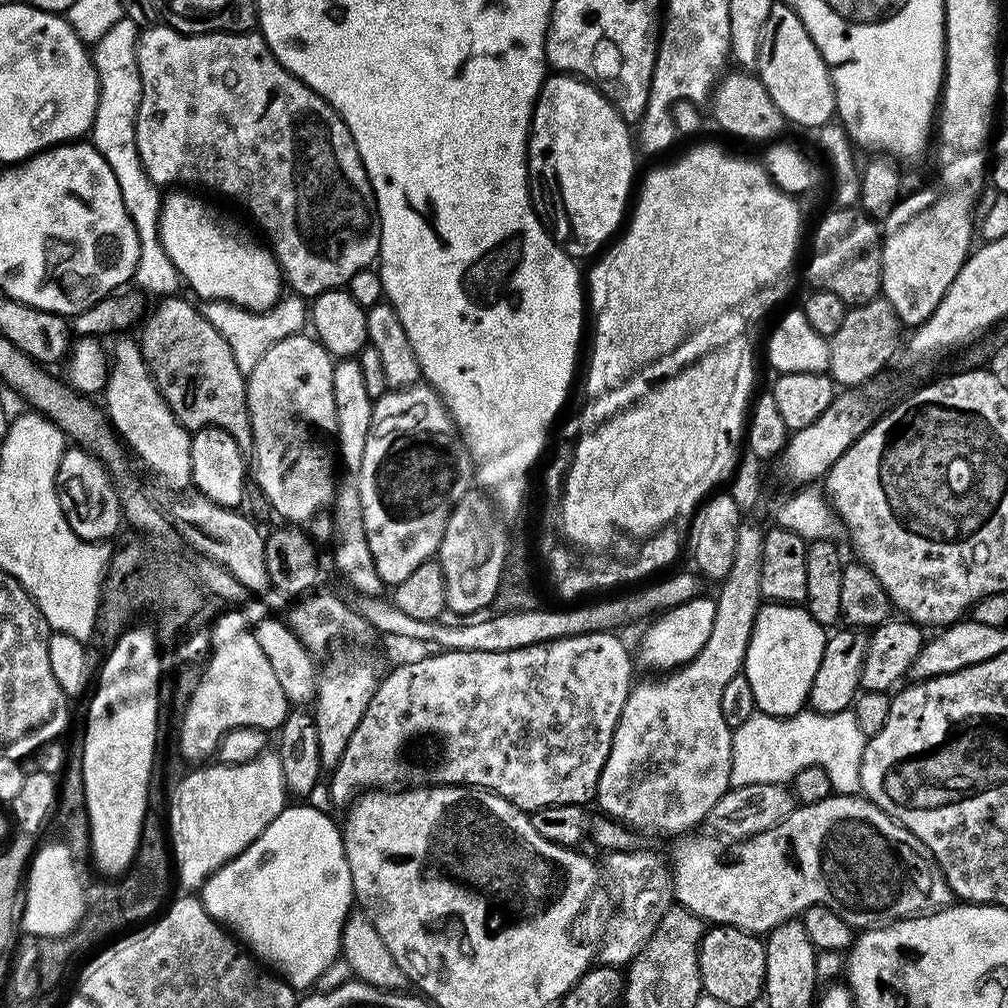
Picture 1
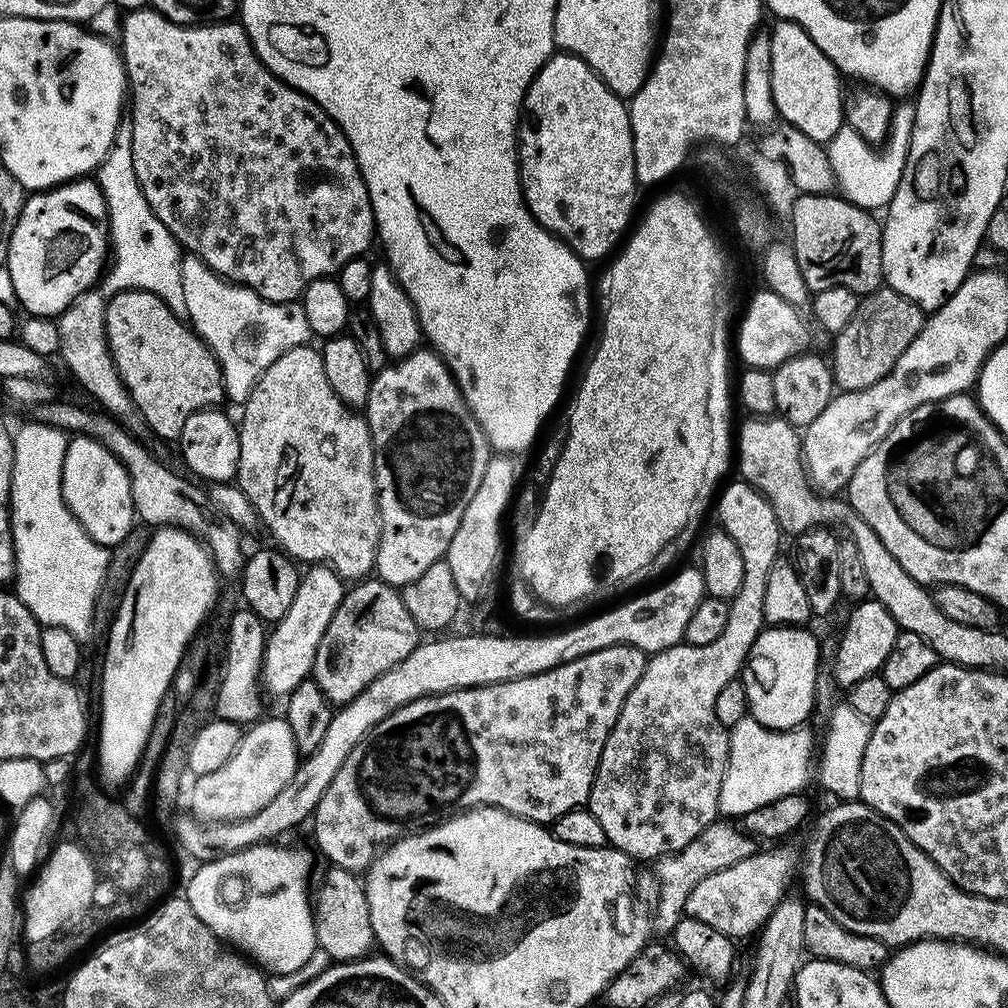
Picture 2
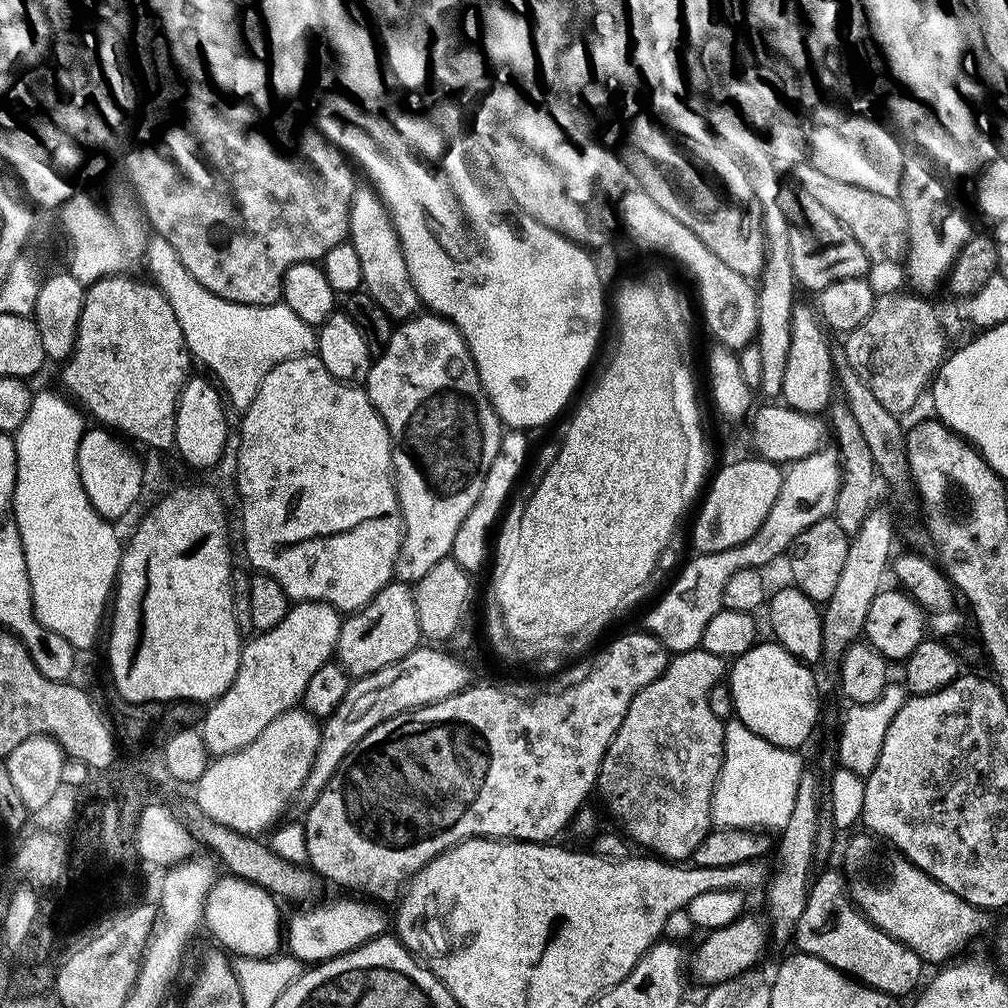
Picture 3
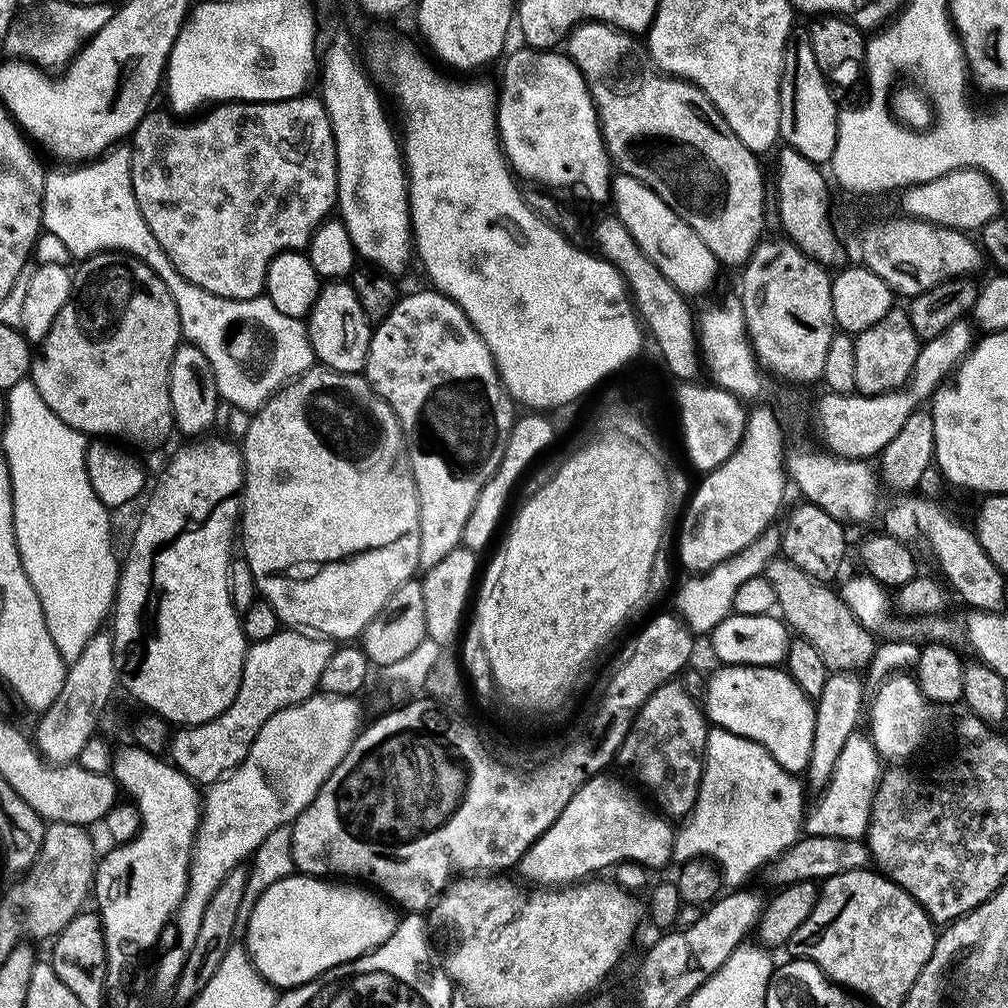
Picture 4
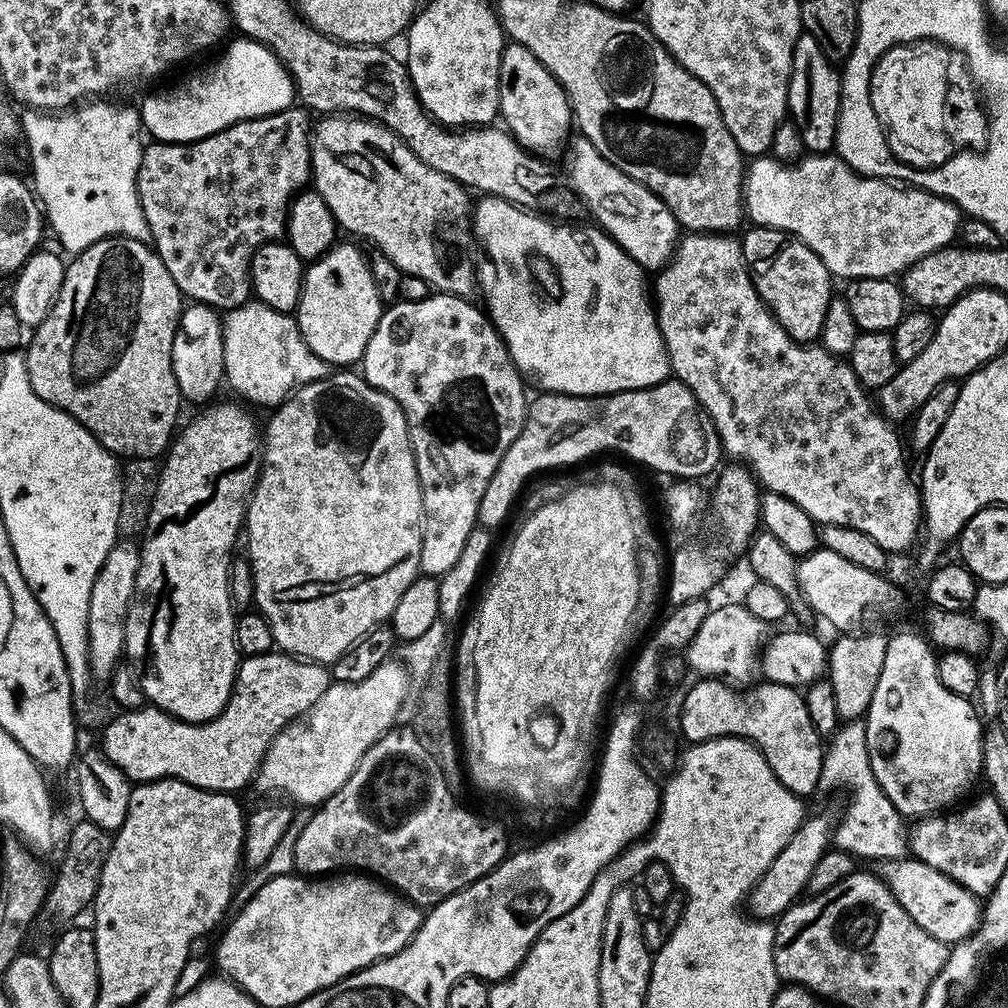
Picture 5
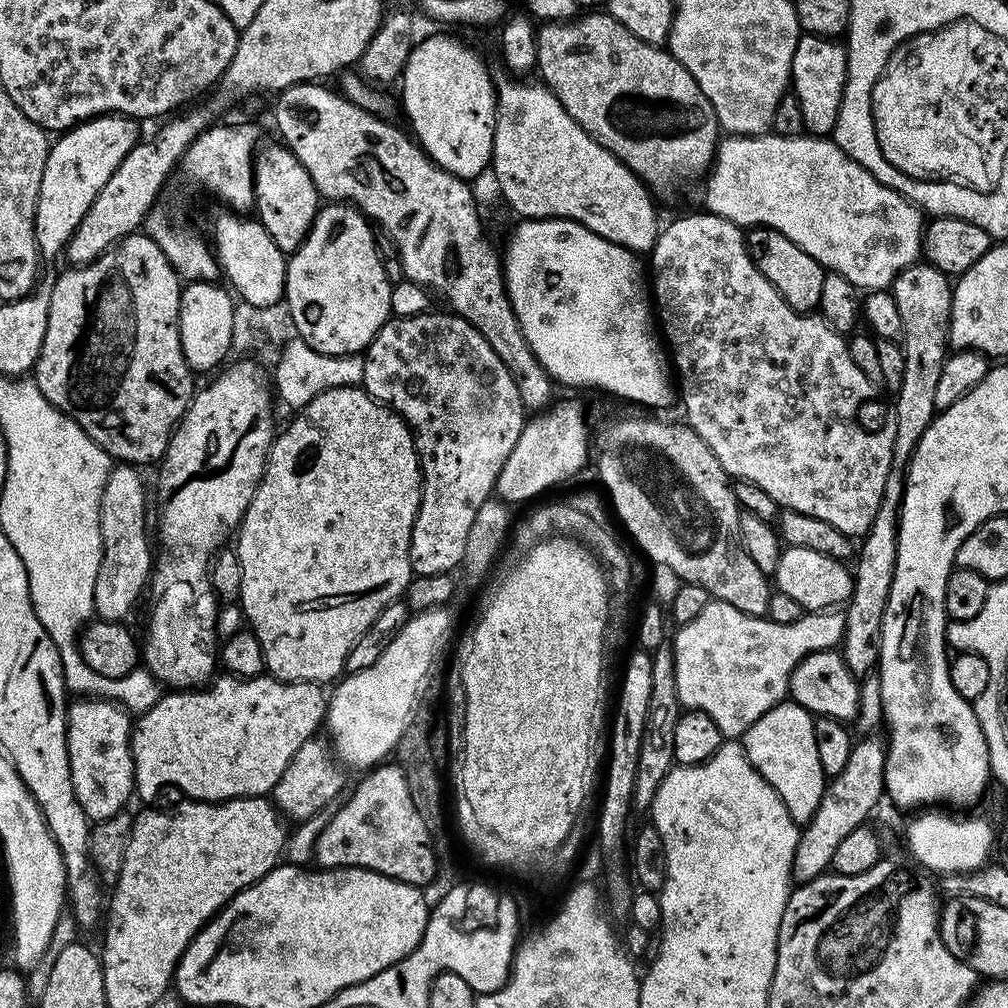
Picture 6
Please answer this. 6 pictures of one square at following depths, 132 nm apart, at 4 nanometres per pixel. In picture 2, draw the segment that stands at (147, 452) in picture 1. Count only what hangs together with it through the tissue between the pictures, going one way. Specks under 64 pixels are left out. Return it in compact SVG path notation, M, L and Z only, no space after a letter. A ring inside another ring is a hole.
M89 290L84 292L68 309L60 313L56 320L58 328L59 358L64 359L72 376L97 400L99 407L112 418L133 415L132 400L124 388L122 378L108 353L108 339L104 329L104 315L108 300L103 292Z

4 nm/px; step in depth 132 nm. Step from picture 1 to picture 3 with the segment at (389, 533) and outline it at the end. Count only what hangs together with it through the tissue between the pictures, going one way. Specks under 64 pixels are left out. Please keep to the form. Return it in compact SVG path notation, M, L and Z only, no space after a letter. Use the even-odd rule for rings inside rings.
M435 314L411 316L393 331L384 353L373 359L366 391L392 439L392 475L404 519L404 541L394 561L394 576L400 582L415 582L434 562L449 559L454 534L458 534L458 526L462 526L462 518L470 514L474 502L478 502L486 470L490 470L490 462L498 454L502 421L480 385L474 358L462 334L446 317Z

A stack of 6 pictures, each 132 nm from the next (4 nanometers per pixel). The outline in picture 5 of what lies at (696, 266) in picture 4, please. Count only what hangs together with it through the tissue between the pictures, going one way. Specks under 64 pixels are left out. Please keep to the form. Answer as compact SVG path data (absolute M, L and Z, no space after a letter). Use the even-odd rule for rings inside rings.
M583 138L573 139L572 165L568 168L567 183L579 194L580 201L597 225L607 232L624 253L645 270L659 270L672 258L678 243L678 225L674 214L654 193L634 182L618 166L606 162L590 141Z

